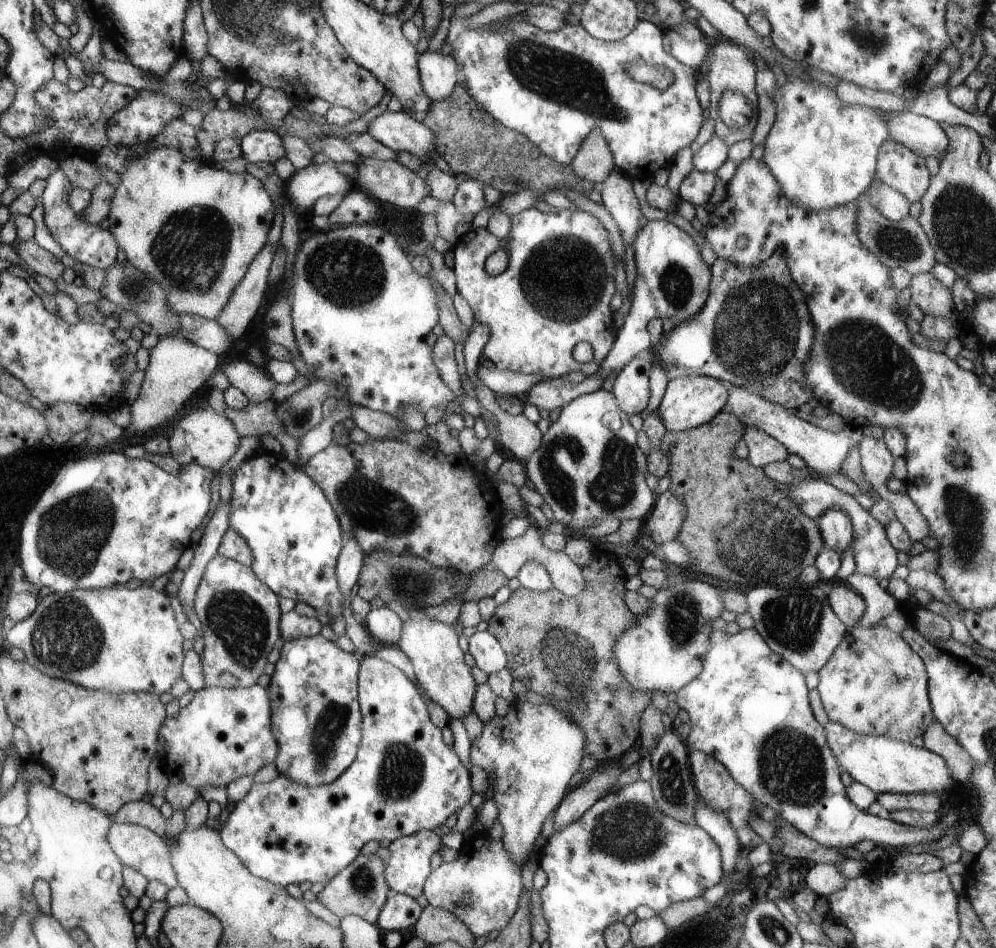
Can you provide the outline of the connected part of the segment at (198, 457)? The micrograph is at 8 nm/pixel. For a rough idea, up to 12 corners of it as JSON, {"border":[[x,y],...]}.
{"border":[[212,408],[173,424],[169,455],[218,471],[240,448],[233,422]]}

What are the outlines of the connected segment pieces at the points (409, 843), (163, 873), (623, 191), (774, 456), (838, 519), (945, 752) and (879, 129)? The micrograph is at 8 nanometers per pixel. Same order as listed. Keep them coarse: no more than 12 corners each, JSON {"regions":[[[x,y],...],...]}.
{"regions":[[[433,830],[397,838],[387,847],[390,892],[417,899],[442,846]],[[114,823],[108,841],[149,881],[178,885],[169,846],[155,832]],[[614,168],[598,186],[625,248],[642,228],[632,178]],[[757,426],[743,438],[754,466],[786,460],[780,441]],[[827,510],[817,521],[826,548],[842,556],[854,540],[850,517]],[[934,721],[924,748],[944,758],[957,781],[971,778],[969,752]],[[788,81],[762,159],[785,197],[858,199],[890,139],[883,112]]]}

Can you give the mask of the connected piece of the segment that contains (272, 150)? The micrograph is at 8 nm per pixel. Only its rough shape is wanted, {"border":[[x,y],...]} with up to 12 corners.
{"border":[[252,130],[239,145],[248,163],[288,153],[276,131]]}

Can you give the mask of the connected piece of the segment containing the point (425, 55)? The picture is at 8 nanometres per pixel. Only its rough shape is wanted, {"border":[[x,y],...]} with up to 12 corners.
{"border":[[427,48],[418,56],[422,86],[432,102],[458,83],[452,53]]}

